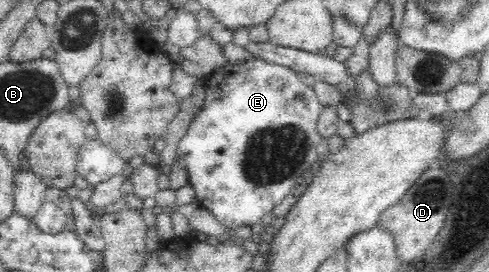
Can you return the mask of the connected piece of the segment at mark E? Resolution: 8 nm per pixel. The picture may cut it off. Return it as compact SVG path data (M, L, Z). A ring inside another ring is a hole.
M250 58L244 63L231 64L216 68L207 77L204 77L206 84L205 98L203 99L200 111L192 119L186 133L178 143L178 157L184 160L186 170L189 175L189 184L196 192L195 201L202 207L205 207L220 224L224 227L236 231L239 227L248 227L258 224L264 215L269 214L276 205L283 203L283 200L291 193L292 189L300 183L302 175L307 172L318 159L316 147L320 143L320 134L317 130L317 121L323 110L323 105L316 97L316 92L311 83L298 72L289 67L282 67L275 63L266 63L263 59Z

